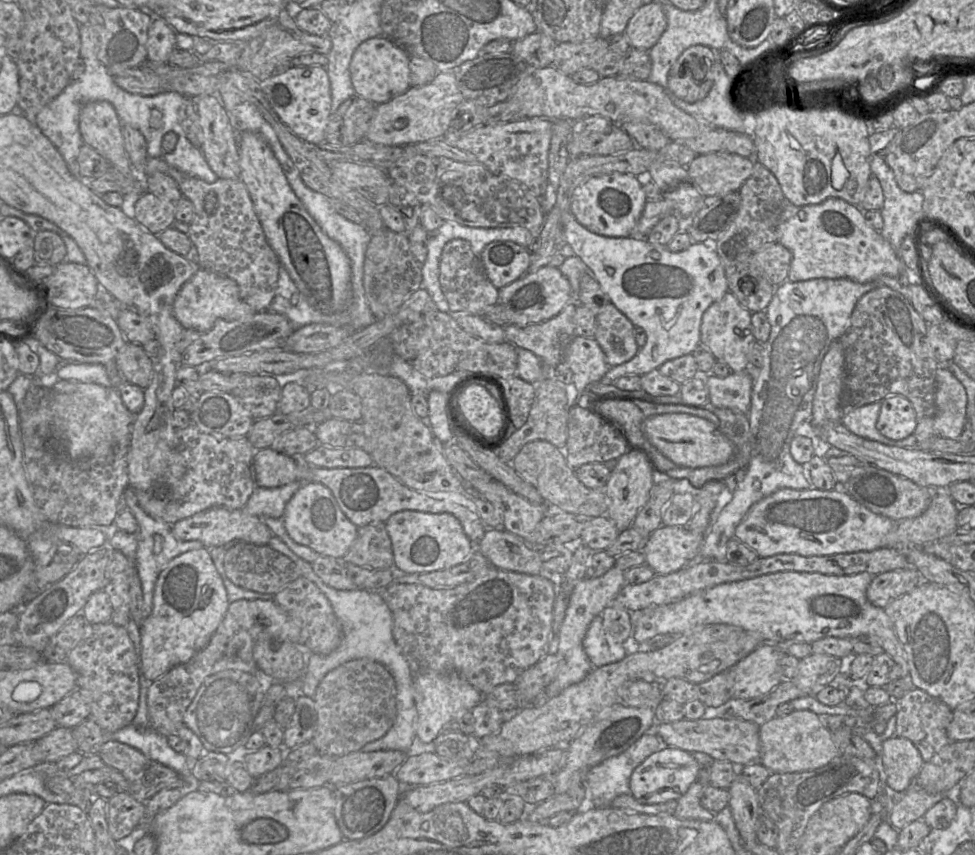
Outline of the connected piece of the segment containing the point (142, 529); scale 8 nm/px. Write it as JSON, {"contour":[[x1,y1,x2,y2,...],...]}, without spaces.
{"contour":[[127,488,124,491,124,498,127,509,133,514,137,523,138,531,136,533,138,547,135,556,135,566,141,582,143,594,144,617,148,617,153,609,153,595,157,579,167,566,167,564,175,557,190,551,197,550,203,546,200,541,180,541,176,539,172,533,171,525,160,520,157,520,148,515,138,504,135,491,132,488]]}

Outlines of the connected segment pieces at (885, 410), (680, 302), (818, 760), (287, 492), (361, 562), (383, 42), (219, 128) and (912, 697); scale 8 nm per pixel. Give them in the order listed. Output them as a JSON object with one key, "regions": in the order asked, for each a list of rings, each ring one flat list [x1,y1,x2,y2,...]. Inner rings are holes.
{"regions":[[[889,395,881,401,876,429,891,440,903,440,914,433,916,414,912,403,903,395]],[[563,212,563,233,567,245,592,271,602,290,635,327,642,328,647,336,646,343,628,362,611,367,600,380,603,385,613,385,620,377,642,376,663,363,683,355,692,354,700,344,700,328,703,313,727,292,728,286,724,268,716,251,703,243,693,243,681,252,670,252,666,246,651,244,647,240,631,237,607,237,598,235,583,227,570,212]],[[793,710,786,716,776,716,759,727,761,744,759,762,771,773,793,773,825,766,840,755,832,733,819,715,810,710]],[[293,481,273,488,256,486,242,509,249,515,282,518,287,502,303,483,306,482]],[[375,522,358,527,356,538,342,561,362,567,394,567,392,543,386,523]],[[377,36,364,41,353,53,349,67,355,94,376,105,403,94,411,87,409,63,407,52,385,37]],[[204,95,201,97,188,97,188,98,197,98,196,104,197,104,197,111,199,116,199,122,202,130,202,136,203,136,203,144,201,146,202,154,208,163,211,170,217,175,218,178,221,179,240,179,240,164,239,164,239,147,238,147,238,132,234,129,234,127,231,125,231,115,226,112,224,109,219,97,217,95]],[[910,688,897,701,897,707,895,735,909,739,920,752,924,762,928,762,942,747,951,742,947,728,953,719,953,710,940,699,921,689]]]}

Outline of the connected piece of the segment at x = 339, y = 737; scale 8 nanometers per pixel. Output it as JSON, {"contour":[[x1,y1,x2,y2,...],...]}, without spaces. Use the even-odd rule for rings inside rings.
{"contour":[[370,658,349,660,327,673,313,699,317,724,311,741,317,753,333,757,360,751,367,743,382,738,397,716,395,680,386,666]]}

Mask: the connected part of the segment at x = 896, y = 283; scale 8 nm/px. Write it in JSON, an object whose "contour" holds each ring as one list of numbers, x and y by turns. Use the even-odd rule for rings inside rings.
{"contour":[[902,262,901,273,898,276,881,276,867,283,858,283,846,278,818,278,799,282,786,280,776,286,772,299,765,309,770,324,770,335,764,344,763,364,752,387,748,411,750,460,746,466,746,476,733,491,732,500,722,509,712,528,708,525,701,545,699,561,727,562,725,560,727,542,734,537,736,527,758,501,782,488,803,490,812,487,812,483,809,483,804,476,803,466,792,458,790,443,799,425,811,419,821,362,831,342,839,339,848,329,854,307,864,294,887,286,900,292,910,301,910,284,916,284,916,282,912,278,910,269]]}

